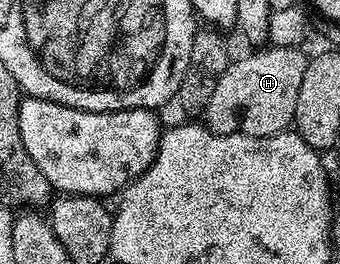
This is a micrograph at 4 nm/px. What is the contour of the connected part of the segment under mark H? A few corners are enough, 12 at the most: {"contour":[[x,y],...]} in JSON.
{"contour":[[269,46],[229,62],[204,112],[218,134],[295,120],[309,63]]}

